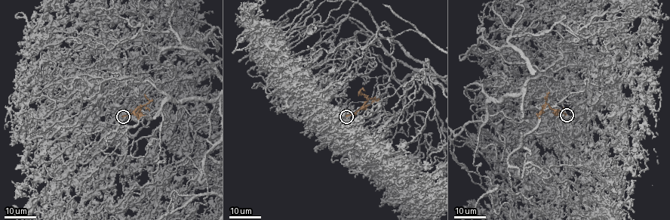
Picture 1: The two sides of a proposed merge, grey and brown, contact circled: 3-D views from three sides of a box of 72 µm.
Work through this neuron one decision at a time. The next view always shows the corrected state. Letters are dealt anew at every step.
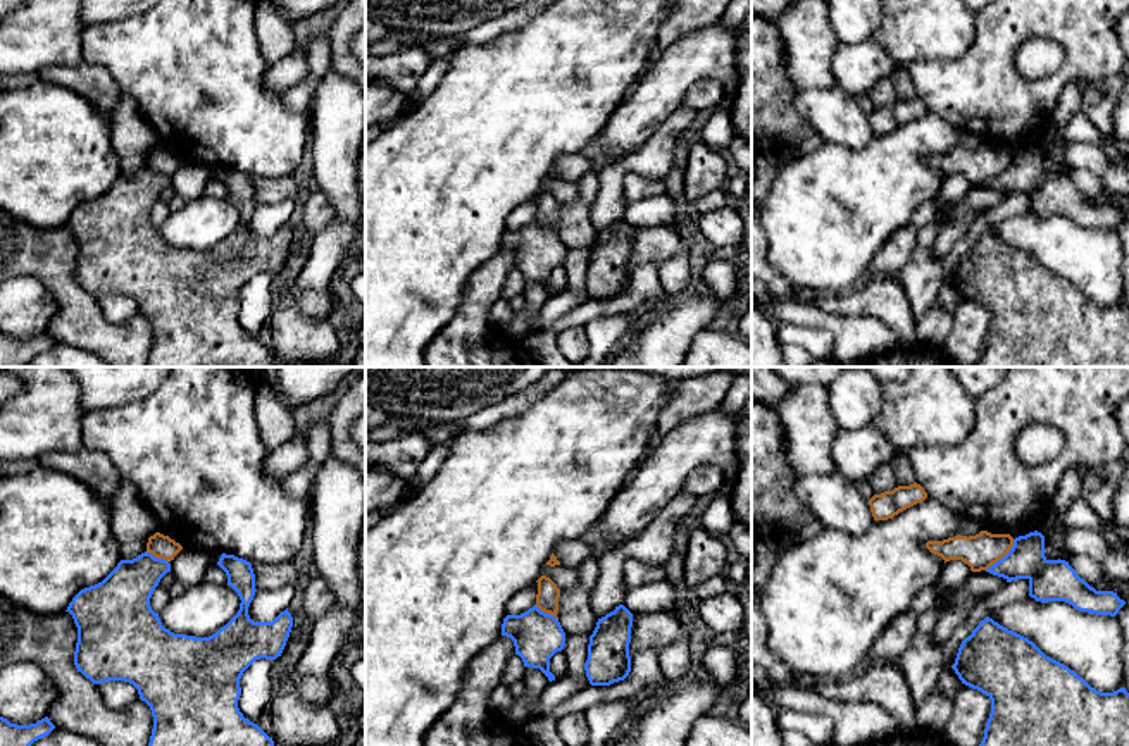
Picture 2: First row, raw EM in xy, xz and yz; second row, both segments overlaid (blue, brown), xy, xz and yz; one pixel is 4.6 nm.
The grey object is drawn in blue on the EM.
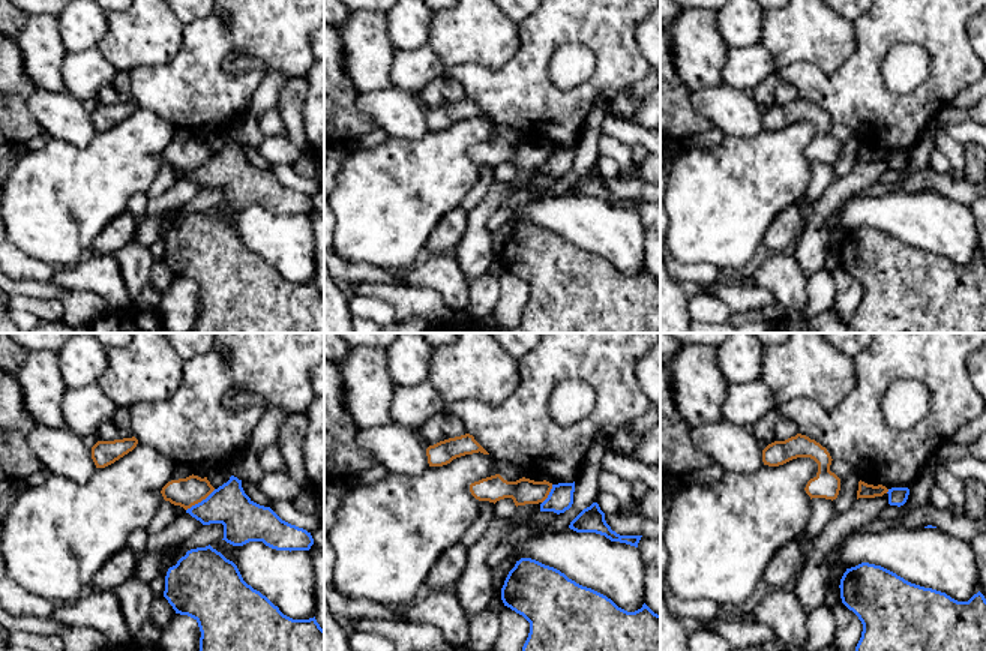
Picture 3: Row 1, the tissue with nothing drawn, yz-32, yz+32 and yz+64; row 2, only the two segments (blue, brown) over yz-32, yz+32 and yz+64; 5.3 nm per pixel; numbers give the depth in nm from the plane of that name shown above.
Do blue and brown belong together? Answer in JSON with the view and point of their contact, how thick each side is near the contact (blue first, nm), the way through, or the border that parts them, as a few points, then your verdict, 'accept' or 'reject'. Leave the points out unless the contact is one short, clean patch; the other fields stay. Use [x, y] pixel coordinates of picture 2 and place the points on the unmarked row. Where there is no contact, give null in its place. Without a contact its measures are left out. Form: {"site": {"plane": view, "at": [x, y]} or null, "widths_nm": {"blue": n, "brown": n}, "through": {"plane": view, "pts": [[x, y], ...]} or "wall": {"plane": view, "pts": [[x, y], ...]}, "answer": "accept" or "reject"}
{"site": {"plane": "yz", "at": [1004, 171]}, "widths_nm": {"blue": 190, "brown": 170}, "wall": {"plane": "yz", "pts": [[1014, 154], [1014, 159], [986, 185]]}, "answer": "reject"}

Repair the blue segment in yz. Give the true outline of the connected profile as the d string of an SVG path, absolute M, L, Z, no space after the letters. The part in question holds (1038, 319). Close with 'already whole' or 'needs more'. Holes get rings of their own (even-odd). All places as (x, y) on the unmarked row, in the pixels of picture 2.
M986 231L965 252L951 279L962 298L991 314L984 351L972 367L1129 367L1129 307L1101 307L1064 277L1046 270L1032 255Z; already whole

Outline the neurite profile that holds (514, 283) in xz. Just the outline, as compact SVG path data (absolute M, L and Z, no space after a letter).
M512 269L502 288L502 298L512 300L514 296L524 295L524 276L519 269Z

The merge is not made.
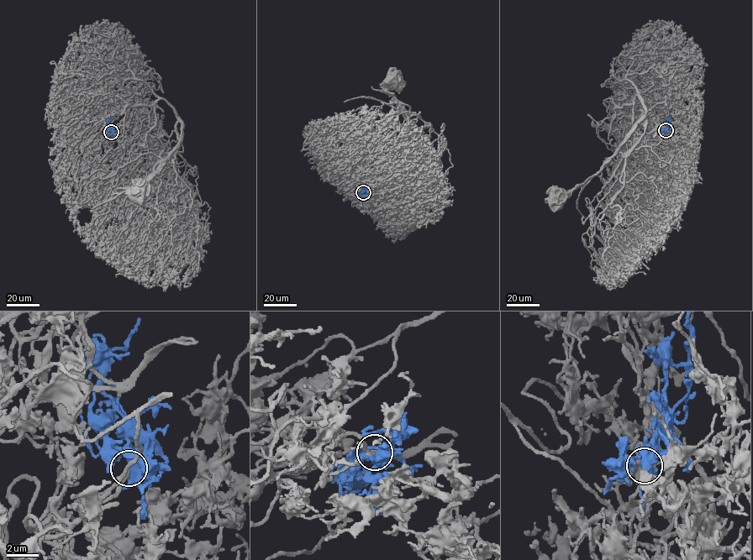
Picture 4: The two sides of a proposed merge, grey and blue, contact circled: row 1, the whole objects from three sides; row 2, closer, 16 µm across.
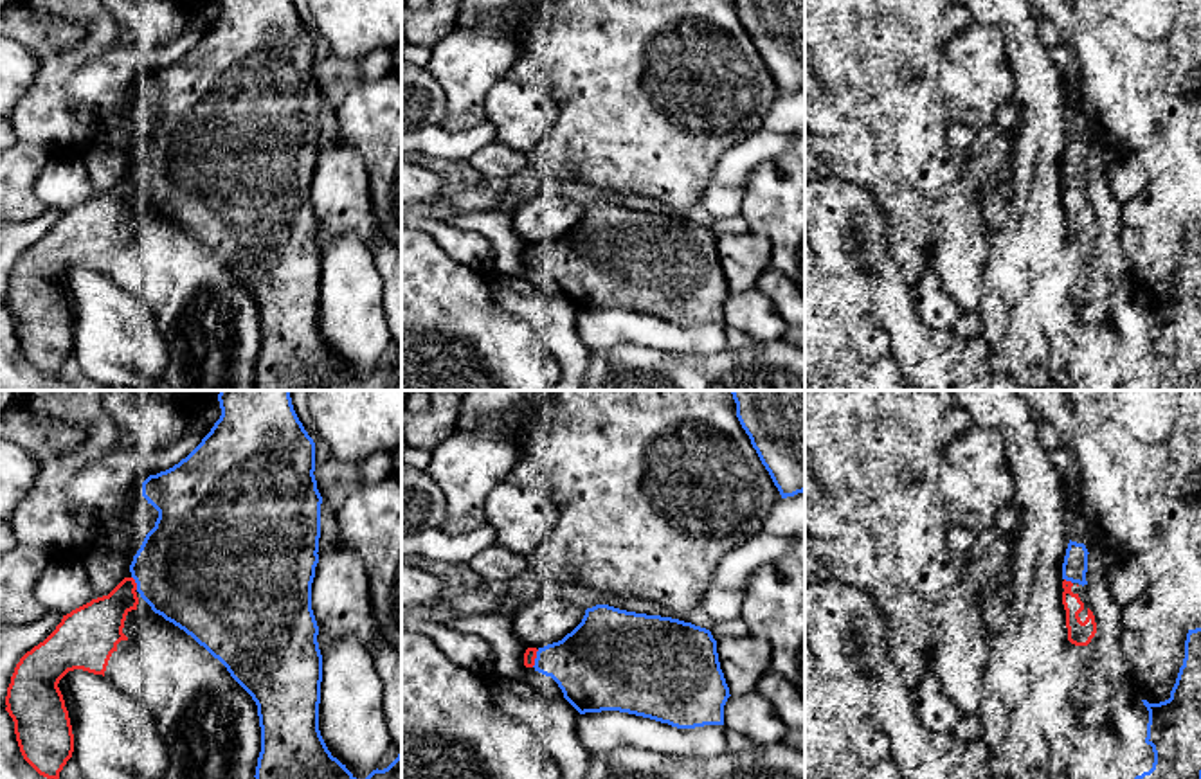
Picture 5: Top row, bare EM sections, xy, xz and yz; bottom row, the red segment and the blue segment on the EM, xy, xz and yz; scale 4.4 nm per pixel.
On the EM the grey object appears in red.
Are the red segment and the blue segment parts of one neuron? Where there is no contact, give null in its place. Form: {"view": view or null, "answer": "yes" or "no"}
{"view": "xz", "answer": "yes"}

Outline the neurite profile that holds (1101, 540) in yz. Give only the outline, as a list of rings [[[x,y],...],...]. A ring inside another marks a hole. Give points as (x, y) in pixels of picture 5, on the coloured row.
[[[1082,497],[1080,502],[1080,509],[1079,509],[1079,516],[1080,516],[1080,524],[1089,531],[1089,534],[1093,536],[1093,543],[1097,549],[1102,549],[1109,554],[1113,554],[1116,560],[1120,560],[1120,552],[1122,547],[1118,547],[1116,543],[1113,543],[1106,533],[1102,531],[1102,527],[1095,522],[1093,515],[1089,513],[1086,500]]]

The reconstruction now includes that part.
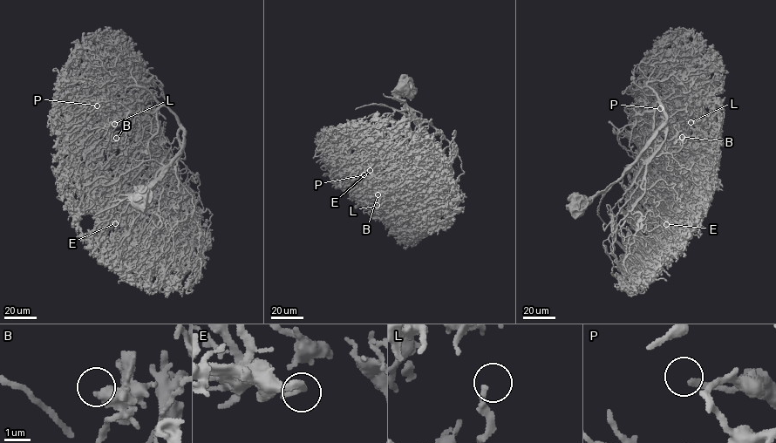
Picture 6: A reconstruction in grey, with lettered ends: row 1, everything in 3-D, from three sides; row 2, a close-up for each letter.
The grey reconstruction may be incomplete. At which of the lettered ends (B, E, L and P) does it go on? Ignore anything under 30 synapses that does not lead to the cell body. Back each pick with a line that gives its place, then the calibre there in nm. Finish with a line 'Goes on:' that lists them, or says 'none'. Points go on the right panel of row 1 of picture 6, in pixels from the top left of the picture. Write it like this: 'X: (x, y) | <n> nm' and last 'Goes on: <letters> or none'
E: (666, 224) | 260 nm
P: (660, 108) | 190 nm
Goes on: E, P

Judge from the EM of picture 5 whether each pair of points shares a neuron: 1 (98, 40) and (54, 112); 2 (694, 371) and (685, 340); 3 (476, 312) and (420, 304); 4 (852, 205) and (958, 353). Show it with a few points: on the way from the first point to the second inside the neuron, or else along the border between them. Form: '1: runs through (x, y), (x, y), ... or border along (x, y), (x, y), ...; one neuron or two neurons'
1: runs through (80, 54), (54, 80), (54, 94); one neuron
2: border along (649, 346), (692, 355), (713, 355), (726, 348); two neurons
3: runs through (461, 312), (434, 312); one neuron
4: runs through (868, 247), (892, 306), (917, 331); one neuron

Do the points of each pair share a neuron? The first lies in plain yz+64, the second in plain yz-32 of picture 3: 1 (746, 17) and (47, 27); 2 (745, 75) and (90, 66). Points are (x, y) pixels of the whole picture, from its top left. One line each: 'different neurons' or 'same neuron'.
1: different neurons
2: same neuron

